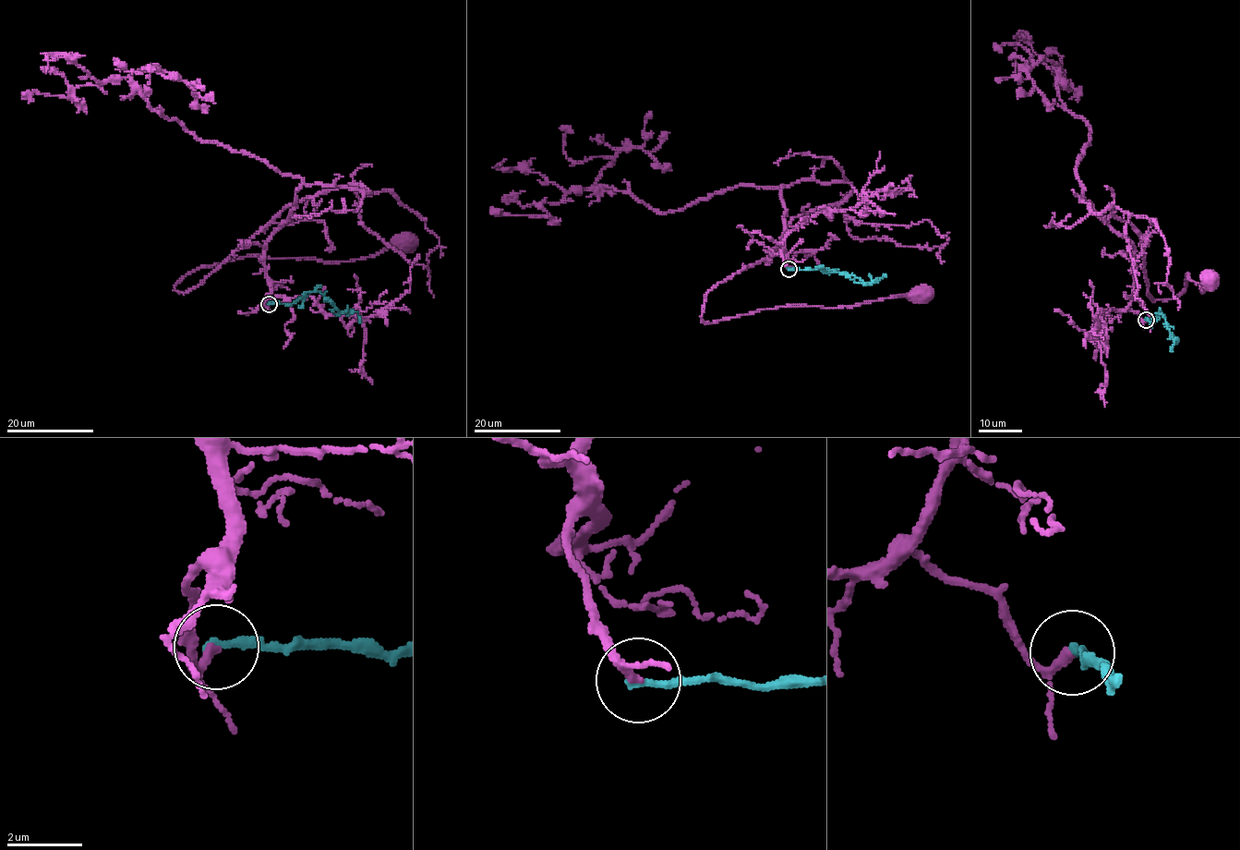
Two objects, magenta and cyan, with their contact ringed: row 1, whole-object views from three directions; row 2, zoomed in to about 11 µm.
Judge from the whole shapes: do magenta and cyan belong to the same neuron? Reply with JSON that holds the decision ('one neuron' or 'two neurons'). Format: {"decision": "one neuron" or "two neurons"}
{"decision": "one neuron"}

